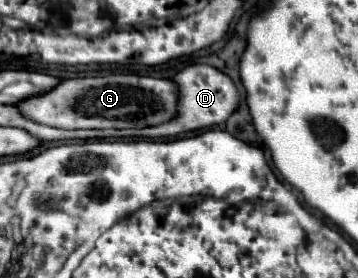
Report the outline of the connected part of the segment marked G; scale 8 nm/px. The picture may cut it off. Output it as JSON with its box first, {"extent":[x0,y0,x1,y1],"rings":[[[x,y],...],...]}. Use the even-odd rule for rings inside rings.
{"extent":[18,74,178,128],"rings":[[[138,74],[70,78],[42,96],[20,102],[18,108],[30,120],[54,128],[146,128],[178,116],[178,86],[172,80]]]}

